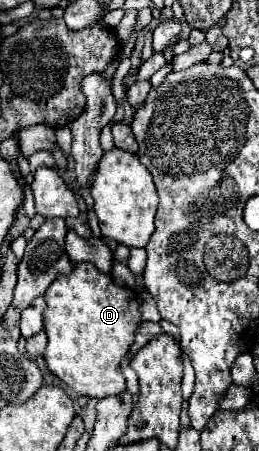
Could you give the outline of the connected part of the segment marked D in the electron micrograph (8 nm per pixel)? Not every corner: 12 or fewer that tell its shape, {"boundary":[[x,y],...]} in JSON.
{"boundary":[[91,263],[45,291],[45,361],[73,391],[125,391],[135,293]]}

